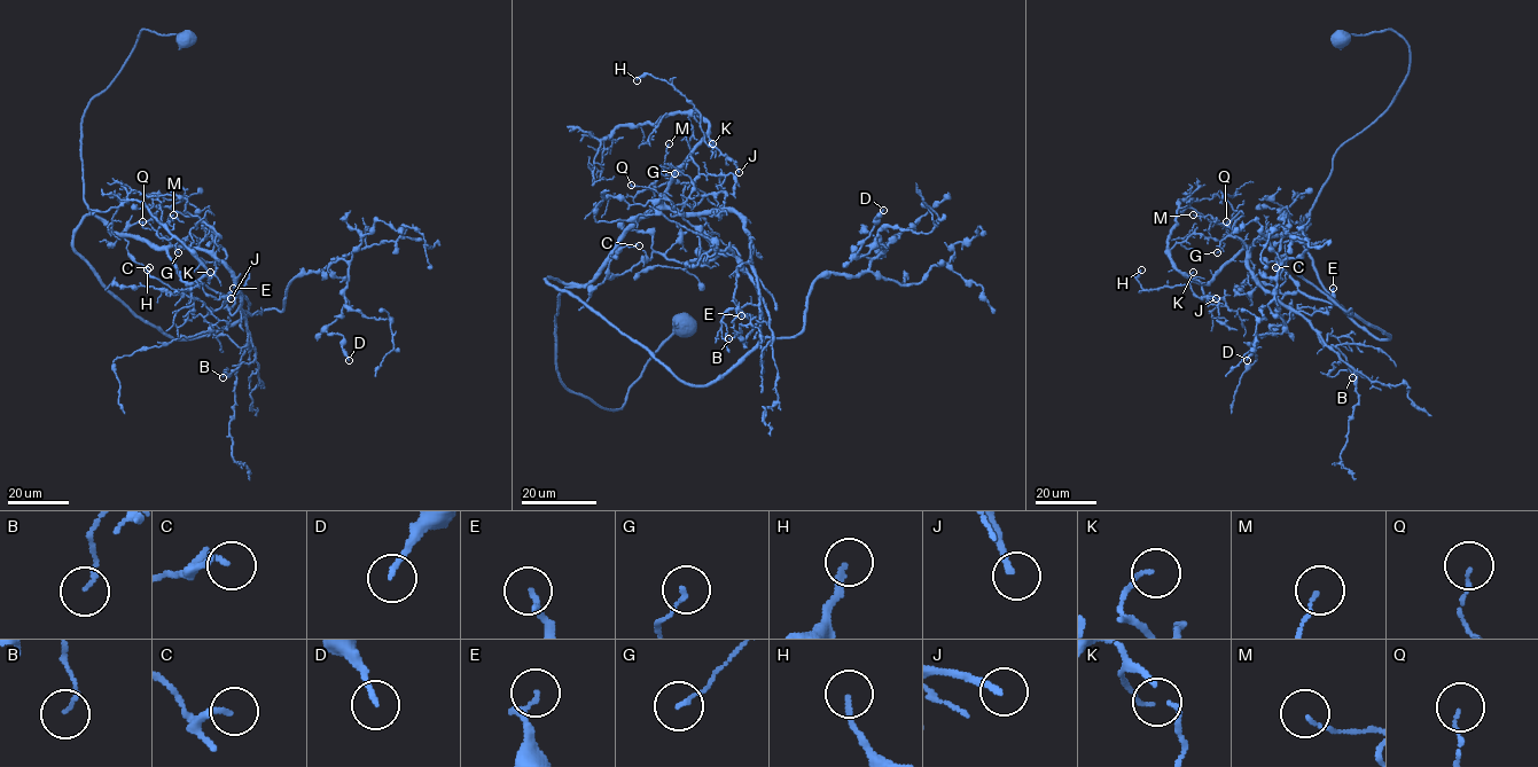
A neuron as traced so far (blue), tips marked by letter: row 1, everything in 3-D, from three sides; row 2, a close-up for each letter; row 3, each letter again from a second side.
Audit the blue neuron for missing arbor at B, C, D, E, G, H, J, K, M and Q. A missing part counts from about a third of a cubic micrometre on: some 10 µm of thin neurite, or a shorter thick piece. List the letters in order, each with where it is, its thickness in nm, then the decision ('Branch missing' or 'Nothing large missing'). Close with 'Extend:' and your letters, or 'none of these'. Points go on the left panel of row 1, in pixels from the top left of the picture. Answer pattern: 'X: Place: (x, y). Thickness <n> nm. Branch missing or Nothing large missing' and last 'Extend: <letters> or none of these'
B: Place: (223, 377). Thickness 120 nm. Nothing large missing
C: Place: (149, 267). Thickness 200 nm. Nothing large missing
D: Place: (349, 360). Thickness 160 nm. Nothing large missing
E: Place: (233, 288). Thickness 170 nm. Branch missing
G: Place: (178, 252). Thickness 120 nm. Nothing large missing
H: Place: (147, 269). Thickness 160 nm. Nothing large missing
J: Place: (231, 298). Thickness 190 nm. Nothing large missing
K: Place: (210, 272). Thickness 120 nm. Nothing large missing
M: Place: (173, 214). Thickness 110 nm. Nothing large missing
Q: Place: (142, 221). Thickness 90 nm. Nothing large missing
Extend: E

